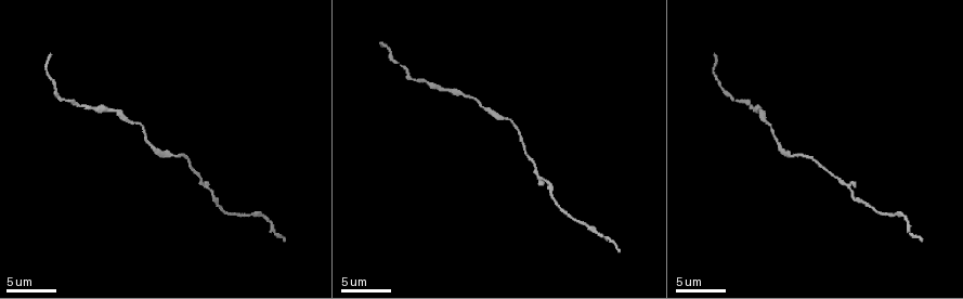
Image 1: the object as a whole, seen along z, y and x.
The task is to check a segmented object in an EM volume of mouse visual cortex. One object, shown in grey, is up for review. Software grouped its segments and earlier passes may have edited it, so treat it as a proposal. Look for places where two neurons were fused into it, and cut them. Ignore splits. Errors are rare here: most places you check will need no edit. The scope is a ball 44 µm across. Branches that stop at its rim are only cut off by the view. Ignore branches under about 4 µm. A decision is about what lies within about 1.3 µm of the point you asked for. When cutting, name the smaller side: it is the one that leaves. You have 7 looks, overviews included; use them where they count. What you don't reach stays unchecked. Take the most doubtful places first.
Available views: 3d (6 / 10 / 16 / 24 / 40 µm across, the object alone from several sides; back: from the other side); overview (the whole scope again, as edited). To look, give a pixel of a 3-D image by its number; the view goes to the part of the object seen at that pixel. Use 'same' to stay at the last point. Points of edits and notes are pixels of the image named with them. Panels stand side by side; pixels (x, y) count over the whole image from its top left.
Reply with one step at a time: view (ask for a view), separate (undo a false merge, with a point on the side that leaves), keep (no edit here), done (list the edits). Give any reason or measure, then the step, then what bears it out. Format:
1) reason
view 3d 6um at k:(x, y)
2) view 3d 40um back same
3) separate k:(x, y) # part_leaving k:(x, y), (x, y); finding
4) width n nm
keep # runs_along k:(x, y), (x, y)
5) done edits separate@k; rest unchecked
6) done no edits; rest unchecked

side arm on a straight run
view 3d 6um at 1:(210, 190)

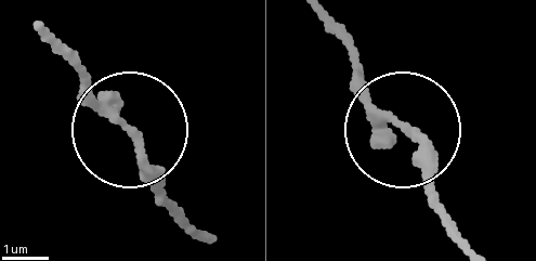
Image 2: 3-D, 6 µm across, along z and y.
view 3d 6um back at 2:(403, 127)

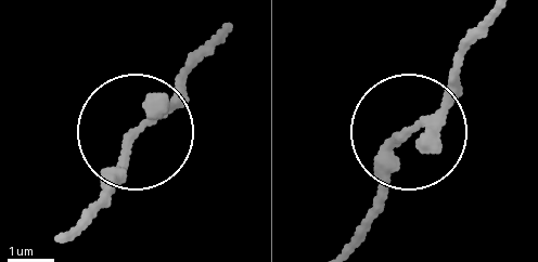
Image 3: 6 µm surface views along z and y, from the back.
arms 3
keep # runs_along 3:(209, 33), (109, 204); continuous, no second neuron

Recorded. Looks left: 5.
view 3d 10um at 1:(175, 154)

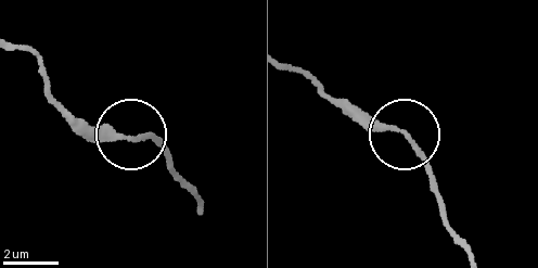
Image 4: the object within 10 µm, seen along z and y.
side_arm 22 um
keep # runs_along 4:(123, 139), (129, 139), (73, 132); continuous, no second neuron

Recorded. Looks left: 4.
view 3d 6um at 1:(97, 108)

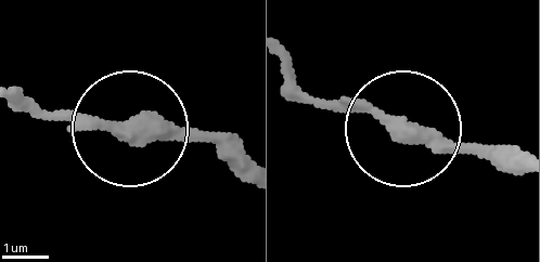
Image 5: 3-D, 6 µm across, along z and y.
keep # runs_along 5:(239, 172), (192, 138), (33, 114); one neuron here

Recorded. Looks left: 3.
done no edits; rest unchecked

